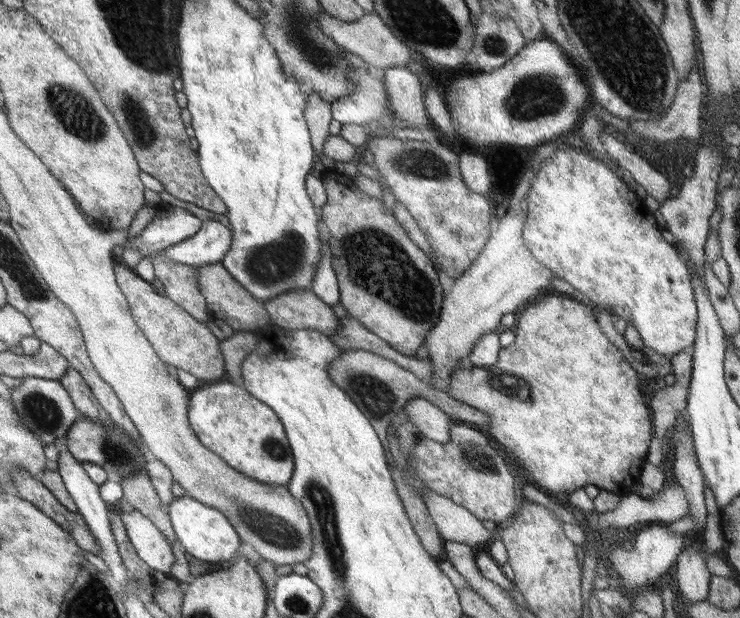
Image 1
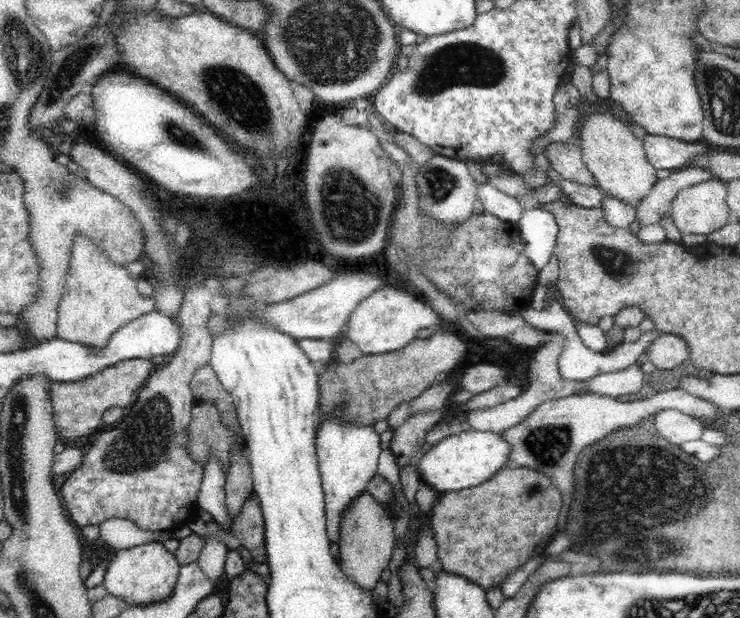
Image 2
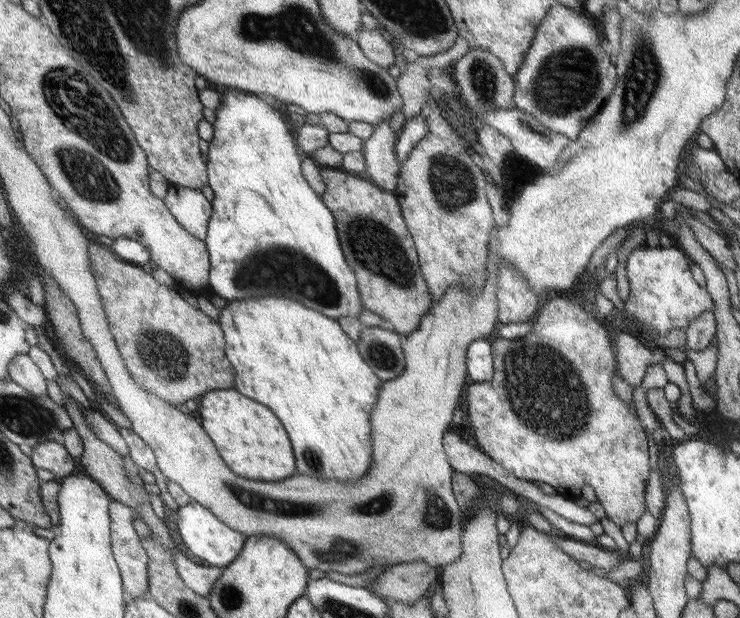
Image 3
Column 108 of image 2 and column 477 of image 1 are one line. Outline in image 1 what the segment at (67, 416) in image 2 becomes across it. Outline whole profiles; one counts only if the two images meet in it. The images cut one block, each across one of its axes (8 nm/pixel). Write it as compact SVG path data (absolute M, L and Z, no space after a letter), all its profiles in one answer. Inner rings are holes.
M559 296L539 297L519 314L517 318L517 328L513 329L514 340L507 347L499 349L497 360L494 365L481 367L471 367L463 369L461 366L453 367L448 374L447 384L444 393L467 406L473 407L488 416L488 427L491 438L495 439L503 446L503 450L508 459L513 461L513 465L519 468L527 482L531 482L535 487L543 490L549 495L555 495L558 492L573 492L577 489L583 489L587 484L593 484L600 490L613 492L619 497L627 496L633 492L640 479L639 466L645 460L647 448L649 448L649 440L651 440L651 420L649 420L649 412L647 412L647 420L645 420L645 401L641 392L639 392L639 378L637 372L633 370L627 360L621 356L621 352L611 346L607 342L607 338L601 334L593 310L589 310L587 306L579 304L578 301L567 300Z

